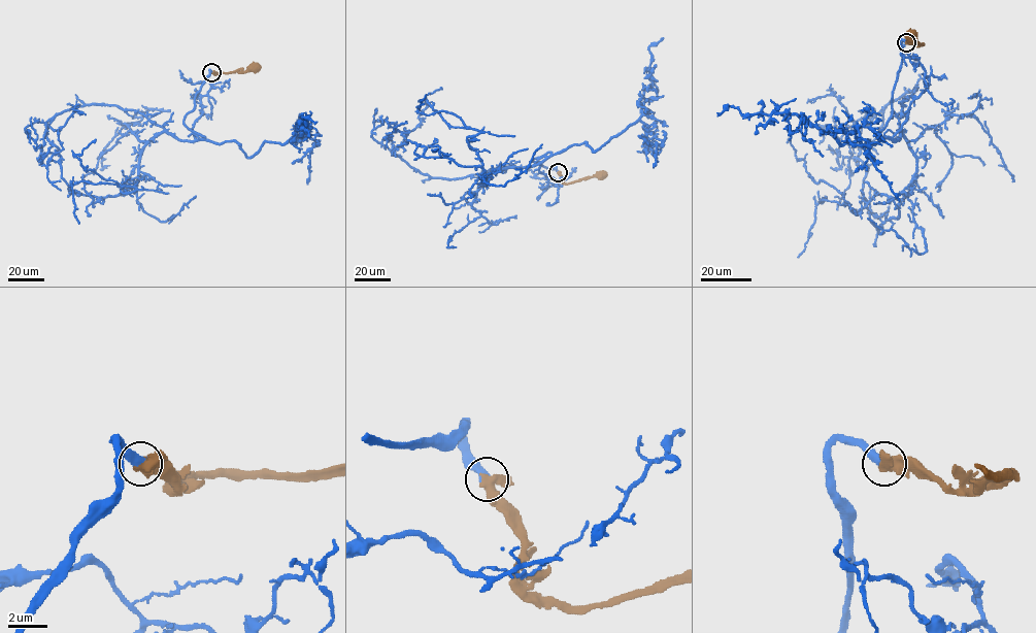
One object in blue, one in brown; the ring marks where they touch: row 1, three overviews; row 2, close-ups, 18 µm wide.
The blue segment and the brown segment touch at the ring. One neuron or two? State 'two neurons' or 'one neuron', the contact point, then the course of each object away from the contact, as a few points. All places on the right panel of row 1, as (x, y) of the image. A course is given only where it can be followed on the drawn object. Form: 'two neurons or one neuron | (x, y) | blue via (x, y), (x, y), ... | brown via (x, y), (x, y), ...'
one neuron | (906, 42) | blue via (906, 42), (878, 133), (899, 127), (909, 192), (897, 218), (875, 217), (849, 158), (837, 209) | brown via (906, 42), (923, 43), (914, 42), (910, 35)

